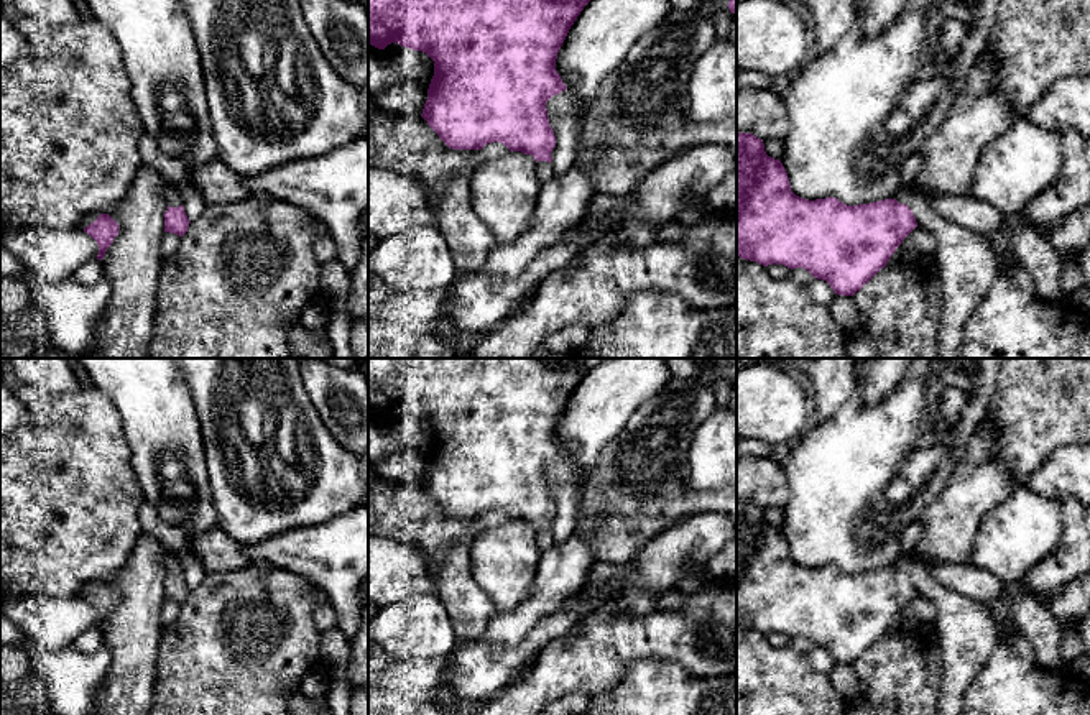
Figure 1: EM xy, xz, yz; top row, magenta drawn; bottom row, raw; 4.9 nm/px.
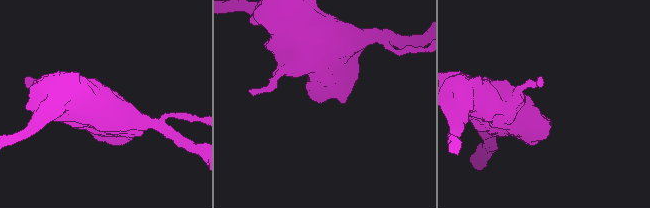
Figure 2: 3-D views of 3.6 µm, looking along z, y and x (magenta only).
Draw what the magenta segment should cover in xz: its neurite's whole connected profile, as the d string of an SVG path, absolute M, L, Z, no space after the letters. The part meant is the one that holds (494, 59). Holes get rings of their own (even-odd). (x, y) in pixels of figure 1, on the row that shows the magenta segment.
M368 0L368 43L378 49L398 43L400 46L423 51L434 61L434 76L427 89L427 100L421 117L449 148L482 150L488 143L503 143L510 151L531 155L538 163L538 178L541 184L544 184L554 176L551 153L556 146L556 136L549 125L546 102L552 95L567 89L556 71L556 59L570 26L589 2L590 0Z

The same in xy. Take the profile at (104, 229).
M100 214L95 222L84 228L99 245L97 260L102 260L113 238L118 235L118 224L109 215Z

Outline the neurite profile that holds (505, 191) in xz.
M521 151L482 161L470 179L472 204L498 243L515 242L531 222L541 192L534 156Z

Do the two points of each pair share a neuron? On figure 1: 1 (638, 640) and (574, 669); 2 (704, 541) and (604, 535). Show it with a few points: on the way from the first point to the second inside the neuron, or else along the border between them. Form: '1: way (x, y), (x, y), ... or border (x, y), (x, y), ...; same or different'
1: way (622, 640), (609, 641), (591, 659); same
2: border (684, 518), (651, 536), (627, 564); different

